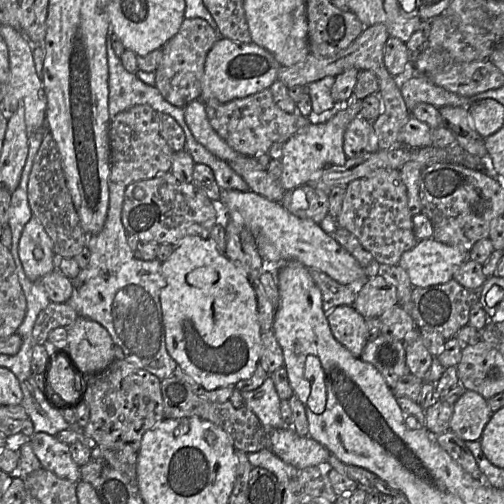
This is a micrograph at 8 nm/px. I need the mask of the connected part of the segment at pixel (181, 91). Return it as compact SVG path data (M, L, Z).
M202 18L183 20L179 31L161 48L162 59L154 72L154 86L166 101L185 108L188 103L200 98L205 60L212 46L220 38L217 29Z

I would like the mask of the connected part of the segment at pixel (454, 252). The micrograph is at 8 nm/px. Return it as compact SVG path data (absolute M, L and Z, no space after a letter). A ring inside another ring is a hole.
M434 238L418 240L410 250L400 257L398 265L408 274L413 287L425 288L450 281L455 271L468 259L468 252L443 244Z

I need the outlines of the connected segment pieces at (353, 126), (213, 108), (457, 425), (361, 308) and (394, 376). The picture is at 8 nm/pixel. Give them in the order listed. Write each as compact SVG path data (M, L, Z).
M360 116L354 118L345 130L343 150L347 158L378 151L372 122Z
M269 89L226 103L210 99L205 104L209 122L217 134L233 150L251 157L267 153L276 142L284 144L300 128L310 123L326 122L342 108L339 102L335 102L334 107L320 114L311 113L303 116L296 109L295 112L288 113L276 105Z
M467 390L454 404L449 430L463 441L479 441L492 416L487 400Z
M376 275L358 286L354 309L364 318L381 318L398 305L397 289L385 278Z
M380 334L376 339L367 342L360 358L373 365L391 389L400 378L409 374L403 340Z

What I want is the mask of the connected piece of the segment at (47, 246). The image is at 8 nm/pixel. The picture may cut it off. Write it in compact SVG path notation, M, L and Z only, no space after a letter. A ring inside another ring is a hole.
M36 217L25 225L18 244L23 270L31 281L39 281L55 268L52 241Z

